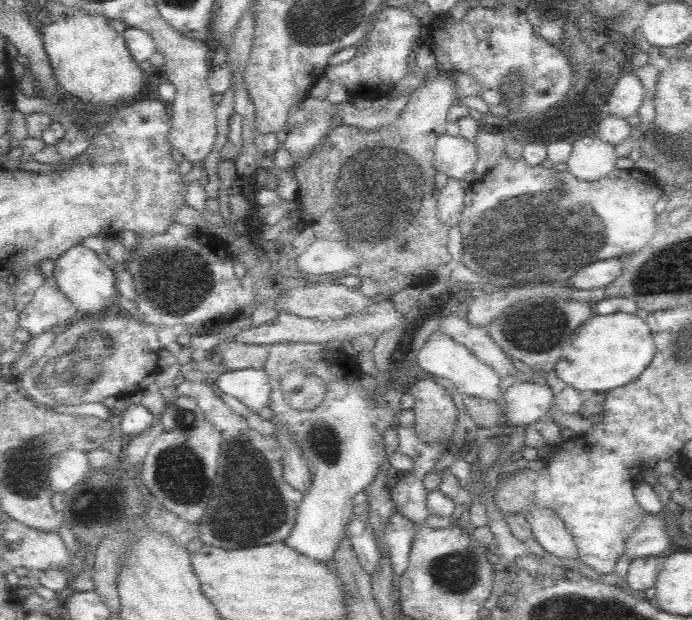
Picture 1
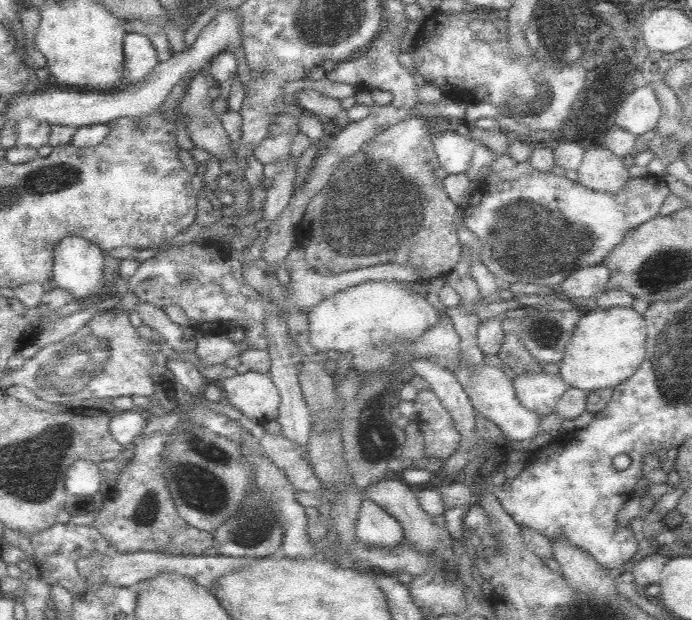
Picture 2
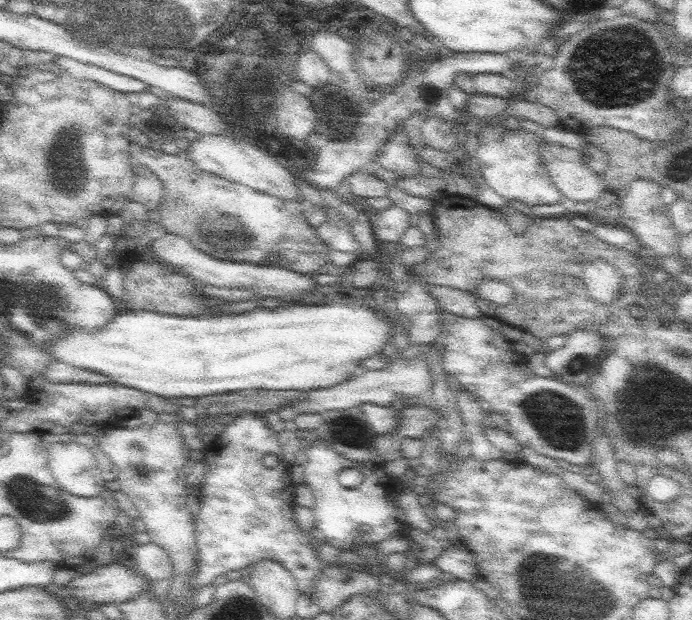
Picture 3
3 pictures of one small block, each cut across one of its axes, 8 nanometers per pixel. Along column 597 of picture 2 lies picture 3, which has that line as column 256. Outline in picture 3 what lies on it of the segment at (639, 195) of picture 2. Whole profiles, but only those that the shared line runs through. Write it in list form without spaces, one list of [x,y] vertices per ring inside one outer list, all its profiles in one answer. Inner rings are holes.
[[[130,141],[130,154],[135,164],[148,166],[164,184],[164,200],[157,210],[162,218],[160,224],[166,227],[167,233],[188,238],[204,254],[259,265],[278,256],[281,267],[300,274],[314,274],[322,265],[332,262],[330,246],[319,236],[319,228],[313,228],[304,215],[305,202],[284,201],[224,180],[218,174],[198,170],[186,152],[164,154]]]

